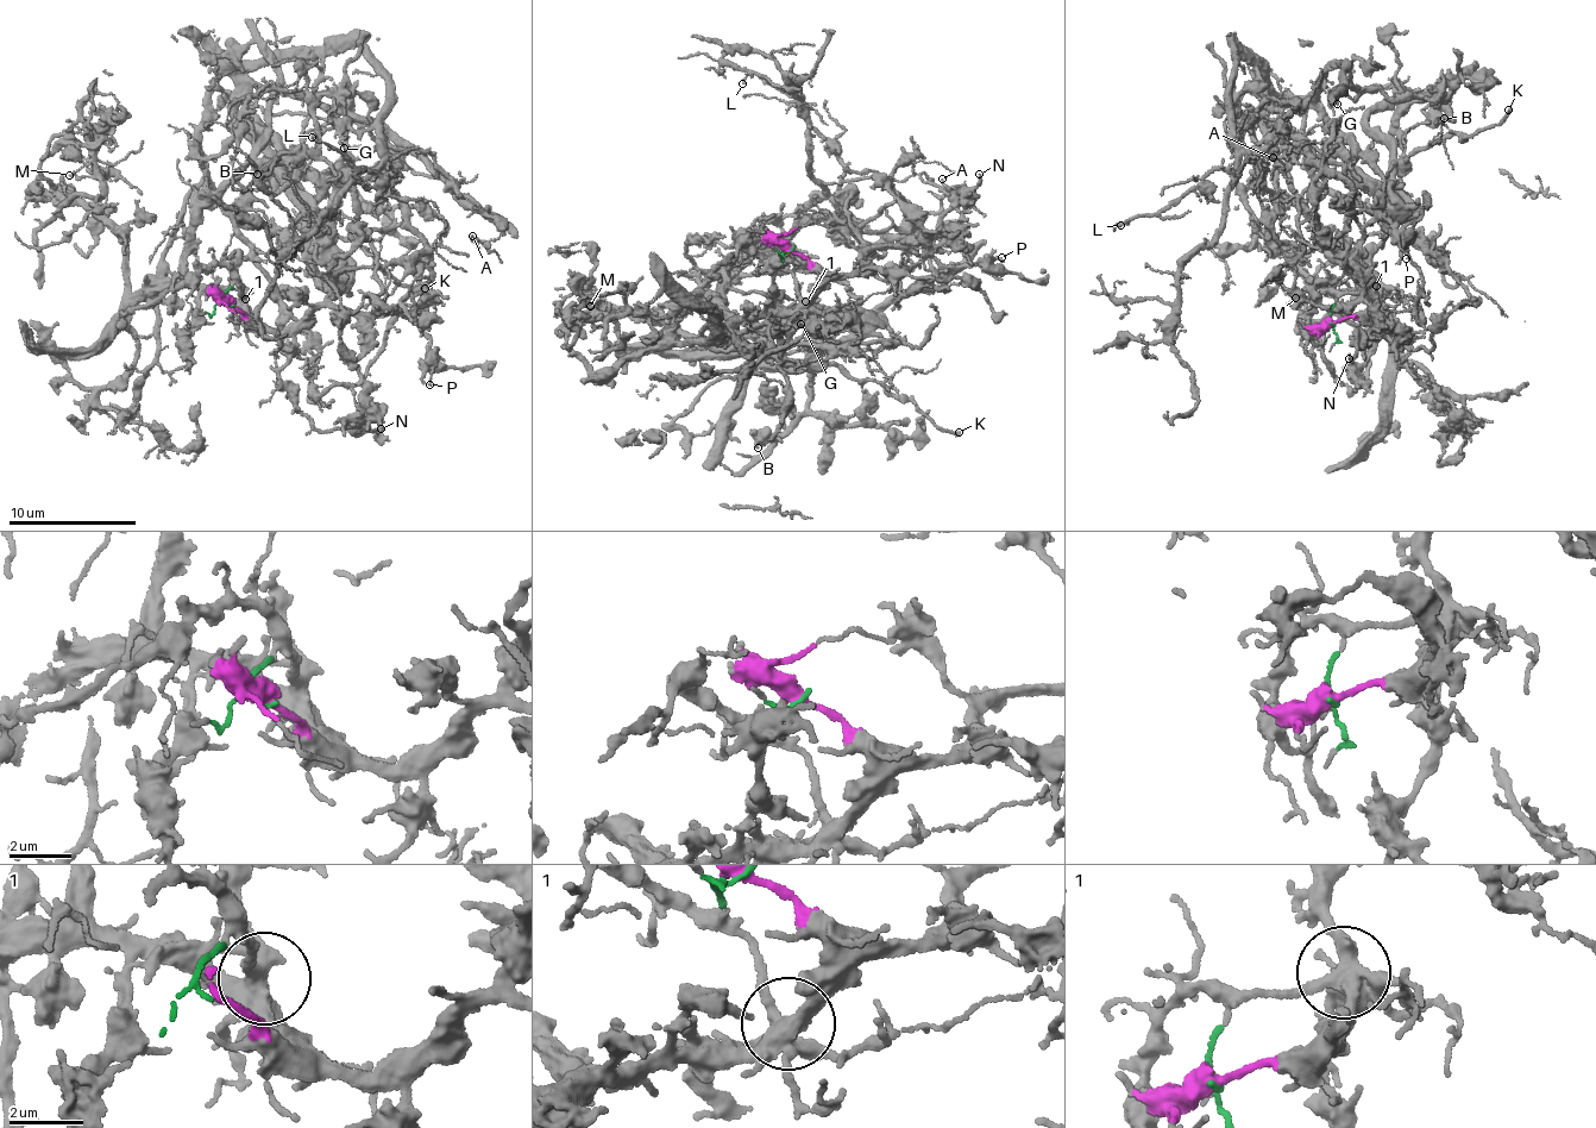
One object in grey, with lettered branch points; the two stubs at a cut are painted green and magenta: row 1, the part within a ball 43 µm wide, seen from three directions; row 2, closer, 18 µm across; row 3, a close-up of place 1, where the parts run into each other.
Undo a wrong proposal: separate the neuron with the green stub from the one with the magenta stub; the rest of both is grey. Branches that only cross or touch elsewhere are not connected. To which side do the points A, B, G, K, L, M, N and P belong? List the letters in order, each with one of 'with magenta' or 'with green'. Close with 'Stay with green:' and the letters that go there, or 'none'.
A: with green
B: with green
G: with green
K: with green
L: with green
M: with magenta
N: with magenta
P: with magenta
Stay with green: A, B, G, K, L

